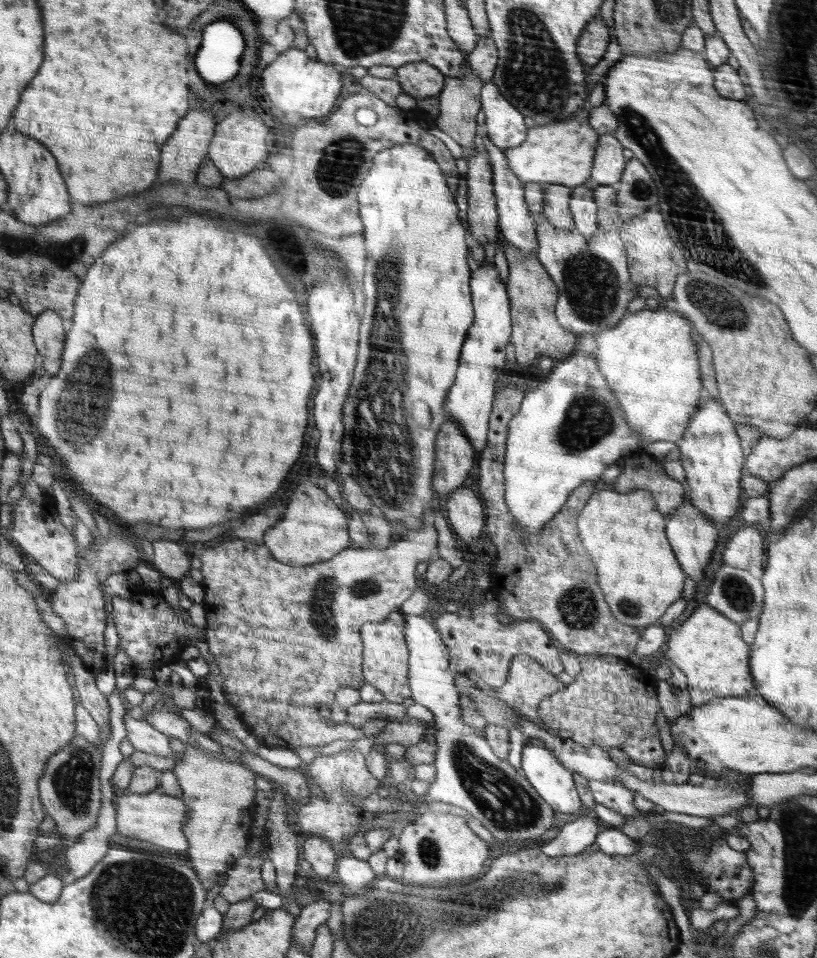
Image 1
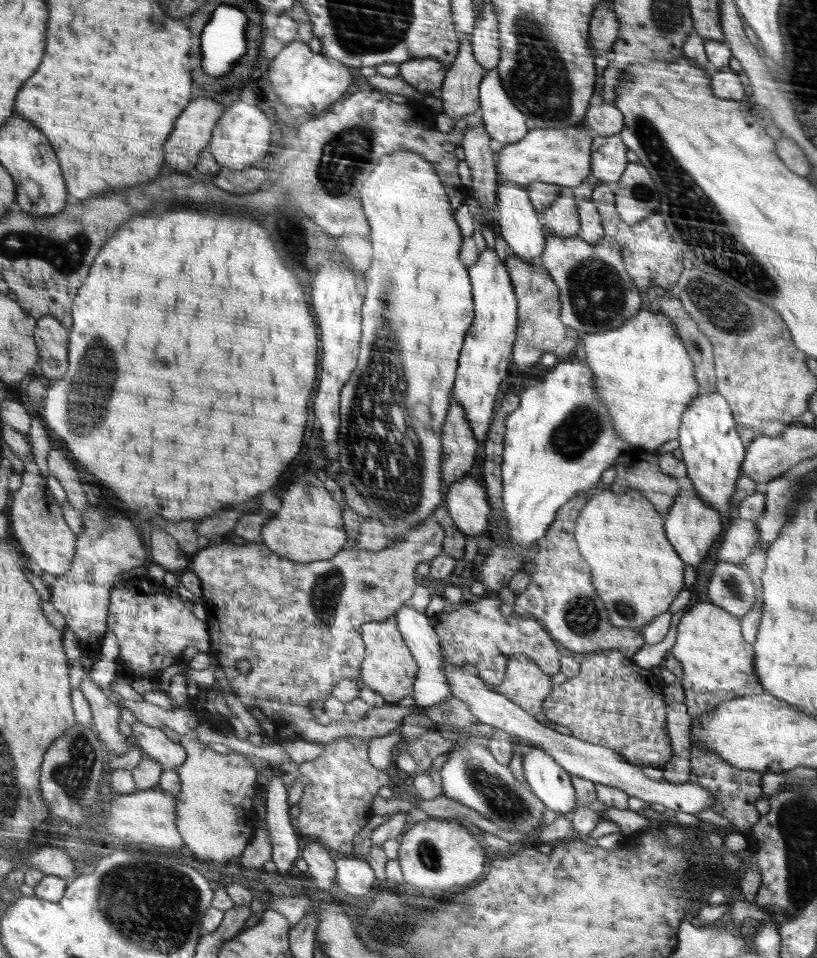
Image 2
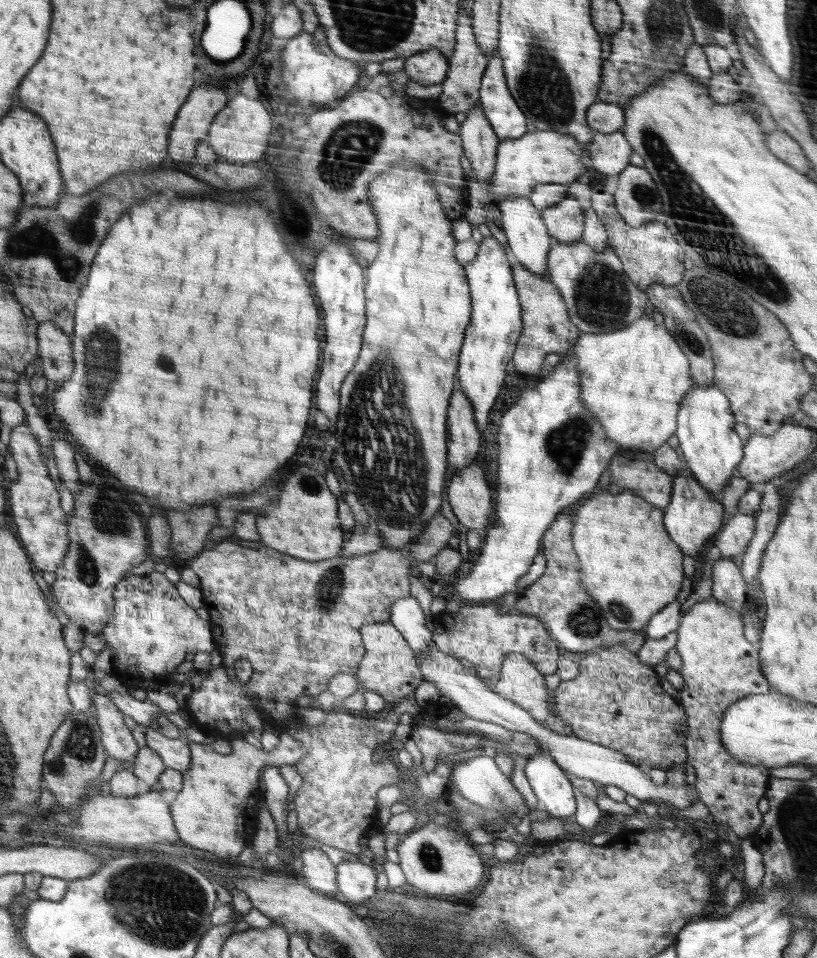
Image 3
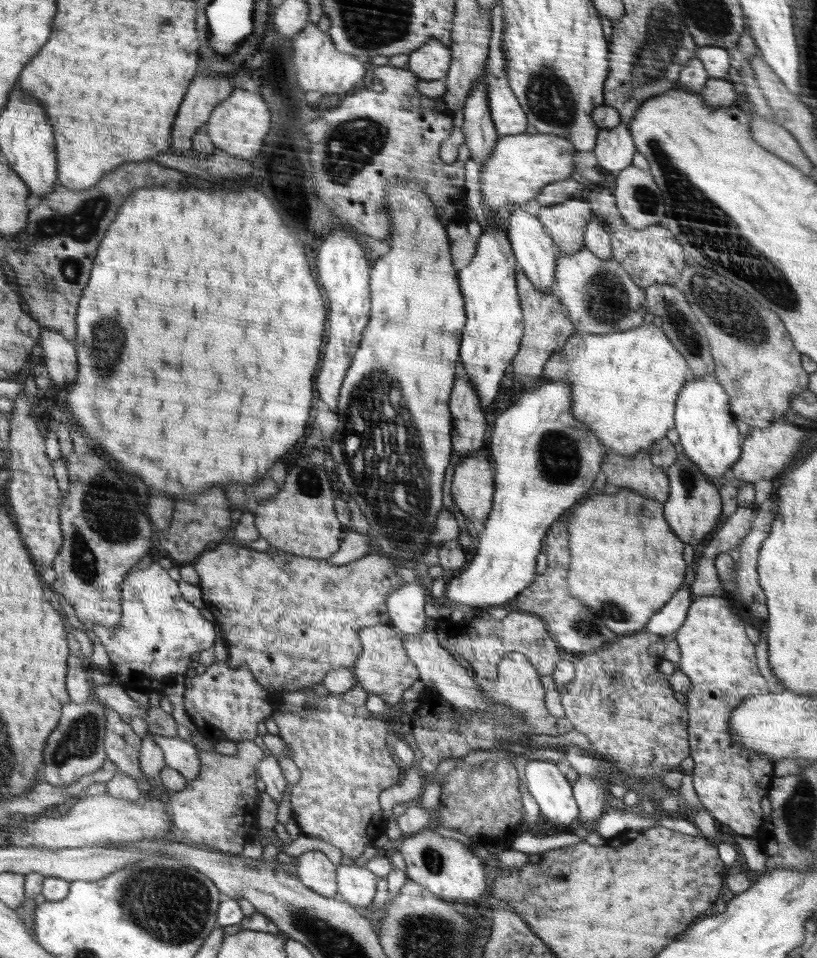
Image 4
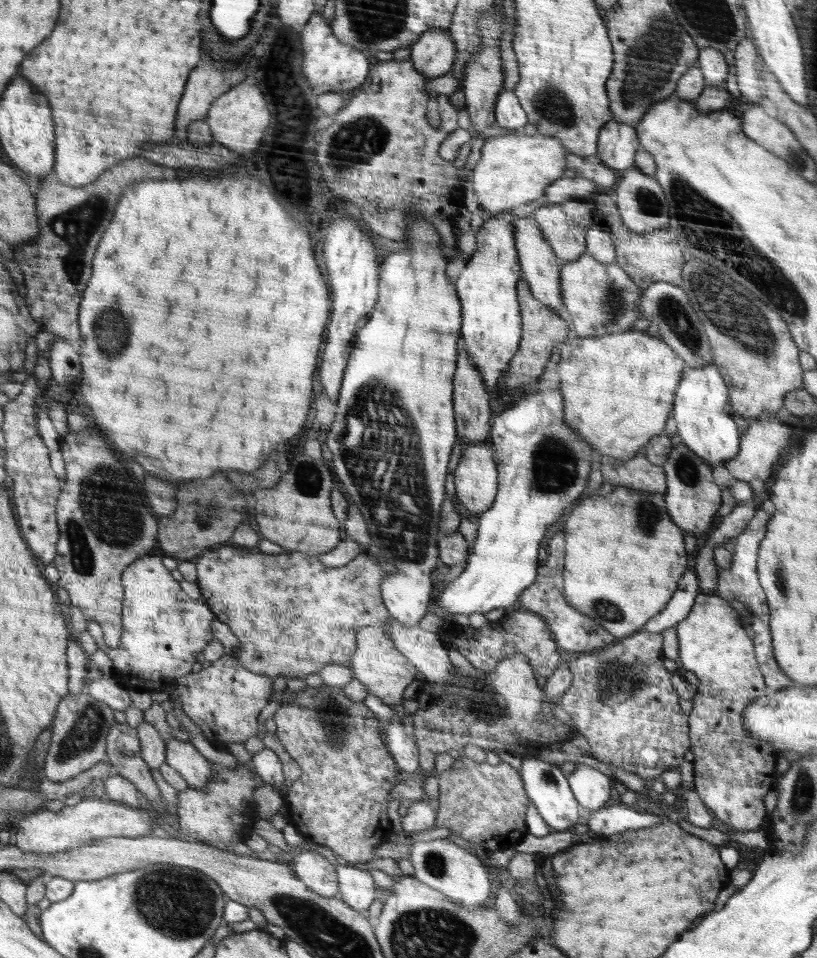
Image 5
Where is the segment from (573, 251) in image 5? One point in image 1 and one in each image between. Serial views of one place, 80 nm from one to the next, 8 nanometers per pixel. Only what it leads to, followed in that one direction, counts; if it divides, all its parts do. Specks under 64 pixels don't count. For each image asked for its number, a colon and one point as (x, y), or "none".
1: (557, 210)
2: (561, 218)
3: (565, 220)
4: (566, 222)

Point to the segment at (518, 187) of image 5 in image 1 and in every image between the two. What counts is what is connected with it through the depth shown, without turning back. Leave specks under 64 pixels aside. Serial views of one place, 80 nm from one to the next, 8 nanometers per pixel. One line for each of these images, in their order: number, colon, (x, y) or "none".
1: (562, 153)
2: (563, 156)
3: (538, 158)
4: (520, 165)

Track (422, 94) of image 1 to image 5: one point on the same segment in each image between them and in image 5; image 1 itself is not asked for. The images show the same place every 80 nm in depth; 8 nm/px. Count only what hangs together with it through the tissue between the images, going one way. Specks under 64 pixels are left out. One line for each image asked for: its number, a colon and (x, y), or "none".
2: (426, 75)
3: (430, 67)
4: (431, 62)
5: (433, 55)

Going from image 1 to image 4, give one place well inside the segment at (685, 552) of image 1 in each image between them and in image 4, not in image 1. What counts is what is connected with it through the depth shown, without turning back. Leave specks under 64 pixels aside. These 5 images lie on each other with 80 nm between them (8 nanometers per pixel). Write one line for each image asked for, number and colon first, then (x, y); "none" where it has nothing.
2: (692, 526)
3: (694, 515)
4: (693, 508)

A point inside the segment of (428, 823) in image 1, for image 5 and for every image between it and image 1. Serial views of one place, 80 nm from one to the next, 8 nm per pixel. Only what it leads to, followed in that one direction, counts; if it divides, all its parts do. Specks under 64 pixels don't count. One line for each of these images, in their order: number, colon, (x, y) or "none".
2: (436, 853)
3: (438, 859)
4: (442, 865)
5: (440, 863)

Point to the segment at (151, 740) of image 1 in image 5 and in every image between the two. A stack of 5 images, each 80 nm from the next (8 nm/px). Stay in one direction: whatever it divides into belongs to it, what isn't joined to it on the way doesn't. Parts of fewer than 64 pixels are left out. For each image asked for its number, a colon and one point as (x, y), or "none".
2: (152, 741)
3: (175, 754)
4: (182, 755)
5: (196, 769)

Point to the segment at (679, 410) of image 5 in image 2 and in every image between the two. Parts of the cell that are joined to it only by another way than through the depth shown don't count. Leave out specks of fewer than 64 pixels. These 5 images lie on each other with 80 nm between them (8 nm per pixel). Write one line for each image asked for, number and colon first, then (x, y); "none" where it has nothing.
2: (712, 451)
3: (712, 449)
4: (706, 425)

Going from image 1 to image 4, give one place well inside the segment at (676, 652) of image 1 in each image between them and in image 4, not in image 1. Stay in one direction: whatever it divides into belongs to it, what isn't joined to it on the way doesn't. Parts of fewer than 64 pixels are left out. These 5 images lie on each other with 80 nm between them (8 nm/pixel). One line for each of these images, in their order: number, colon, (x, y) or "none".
2: (718, 665)
3: (720, 666)
4: (717, 656)

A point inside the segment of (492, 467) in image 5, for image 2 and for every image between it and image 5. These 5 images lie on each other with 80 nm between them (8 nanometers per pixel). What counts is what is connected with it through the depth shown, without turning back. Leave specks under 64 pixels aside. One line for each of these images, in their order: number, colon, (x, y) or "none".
2: (467, 504)
3: (469, 495)
4: (473, 484)

